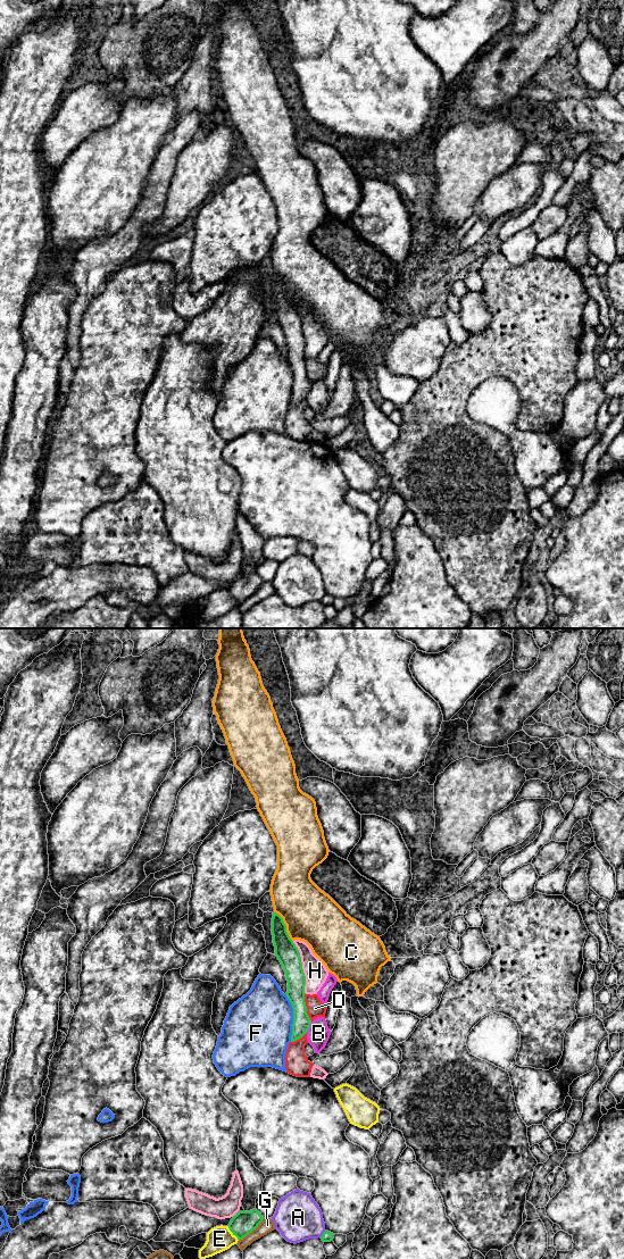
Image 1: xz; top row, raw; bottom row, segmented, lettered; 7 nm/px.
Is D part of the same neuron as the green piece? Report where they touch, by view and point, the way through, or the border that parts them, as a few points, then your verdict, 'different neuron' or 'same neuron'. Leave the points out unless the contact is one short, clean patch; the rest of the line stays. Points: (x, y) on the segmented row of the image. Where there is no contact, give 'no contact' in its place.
meets green in xz at (306, 1007); same neuron

